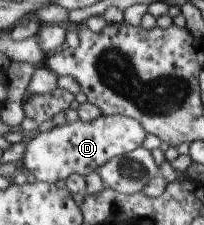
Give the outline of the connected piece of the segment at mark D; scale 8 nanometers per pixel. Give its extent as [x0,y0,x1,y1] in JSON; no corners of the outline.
[18,115,146,184]

